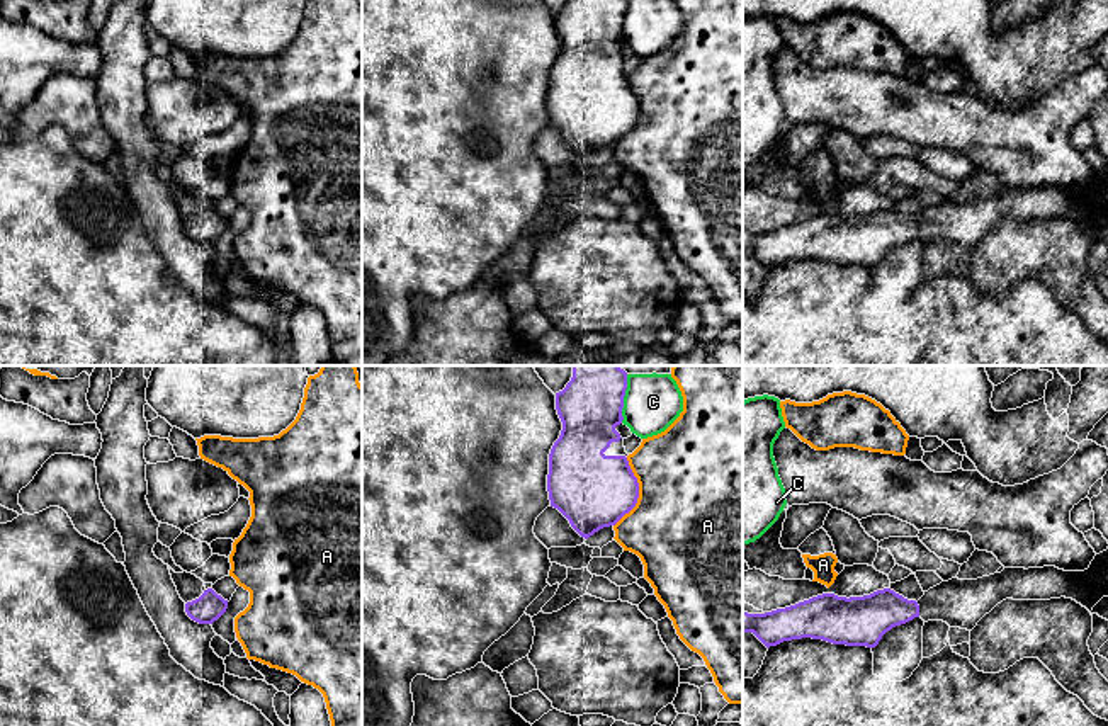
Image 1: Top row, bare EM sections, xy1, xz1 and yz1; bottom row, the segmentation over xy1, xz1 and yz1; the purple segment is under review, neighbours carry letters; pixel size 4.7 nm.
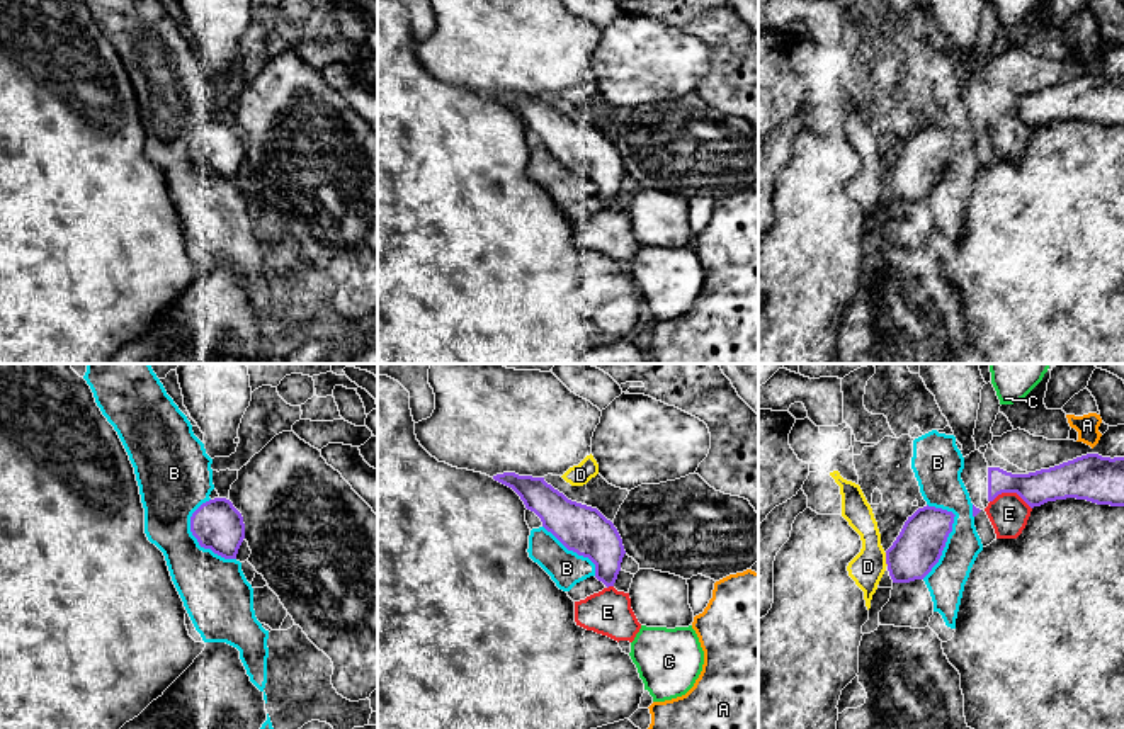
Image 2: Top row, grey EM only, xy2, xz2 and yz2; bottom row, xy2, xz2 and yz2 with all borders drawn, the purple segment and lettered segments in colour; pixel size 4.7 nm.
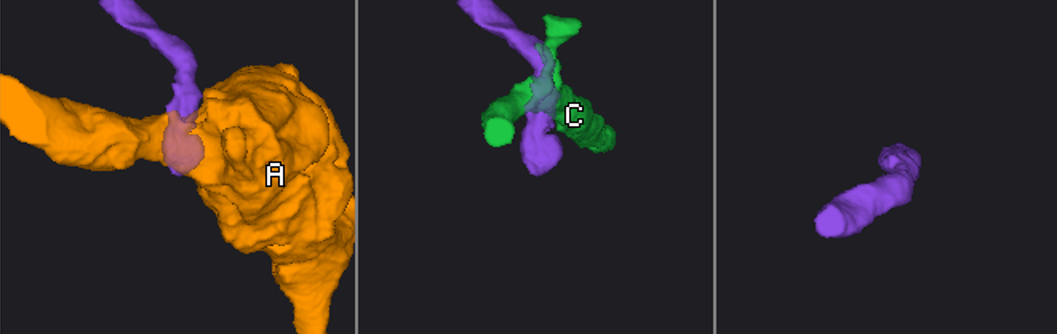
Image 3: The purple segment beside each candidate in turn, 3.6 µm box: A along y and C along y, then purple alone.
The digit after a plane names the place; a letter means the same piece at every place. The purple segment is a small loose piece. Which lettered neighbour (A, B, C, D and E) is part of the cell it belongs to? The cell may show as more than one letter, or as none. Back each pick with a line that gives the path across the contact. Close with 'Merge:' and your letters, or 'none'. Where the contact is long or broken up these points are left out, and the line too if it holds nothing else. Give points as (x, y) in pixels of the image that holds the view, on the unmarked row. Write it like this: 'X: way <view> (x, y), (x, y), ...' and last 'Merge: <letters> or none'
Merge: none

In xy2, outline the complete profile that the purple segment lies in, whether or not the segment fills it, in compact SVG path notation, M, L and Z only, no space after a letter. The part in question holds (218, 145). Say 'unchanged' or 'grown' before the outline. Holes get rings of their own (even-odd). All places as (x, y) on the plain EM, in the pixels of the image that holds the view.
unchanged | M226 117L202 122L190 136L190 151L199 165L224 178L236 178L245 158L241 133Z

